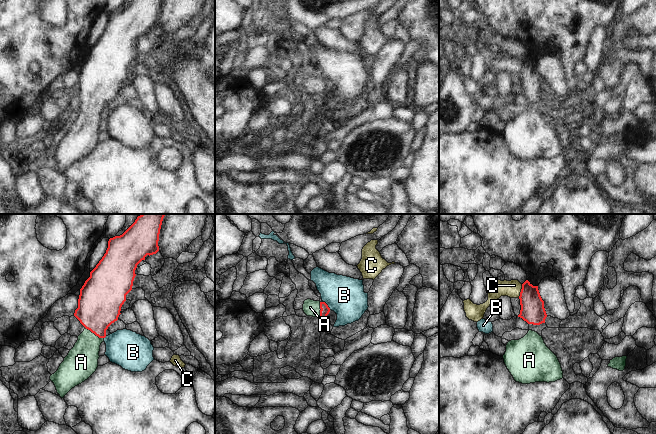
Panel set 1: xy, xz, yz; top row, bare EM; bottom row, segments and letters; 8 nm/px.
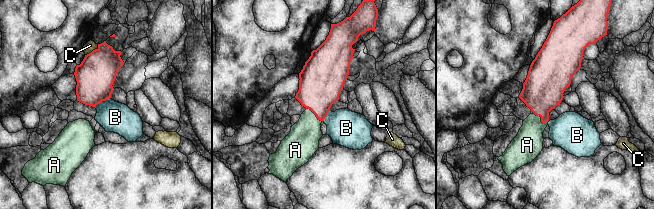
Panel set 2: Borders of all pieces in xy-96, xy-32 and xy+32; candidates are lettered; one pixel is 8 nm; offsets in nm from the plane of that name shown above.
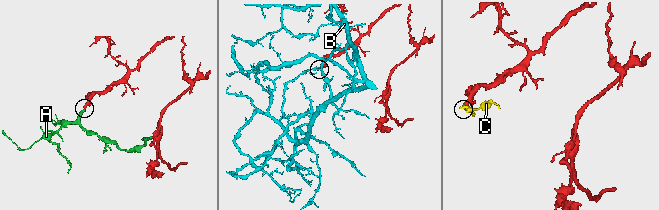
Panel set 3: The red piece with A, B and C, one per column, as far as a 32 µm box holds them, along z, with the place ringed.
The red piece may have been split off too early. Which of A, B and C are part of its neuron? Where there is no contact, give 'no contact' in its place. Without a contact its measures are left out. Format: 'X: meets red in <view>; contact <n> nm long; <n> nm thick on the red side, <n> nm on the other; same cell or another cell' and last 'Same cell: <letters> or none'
A: meets red in xy; contact 180 nm long; 340 nm thick on the red side, 260 nm on the other; same cell
B: meets red in xz; contact 90 nm long; 70 nm thick on the red side, 300 nm on the other; another cell
C: meets red in yz; contact 120 nm long; 190 nm thick on the red side, 140 nm on the other; another cell
Same cell: A

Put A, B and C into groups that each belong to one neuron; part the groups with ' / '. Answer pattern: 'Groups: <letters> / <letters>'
Groups: A / B / C

